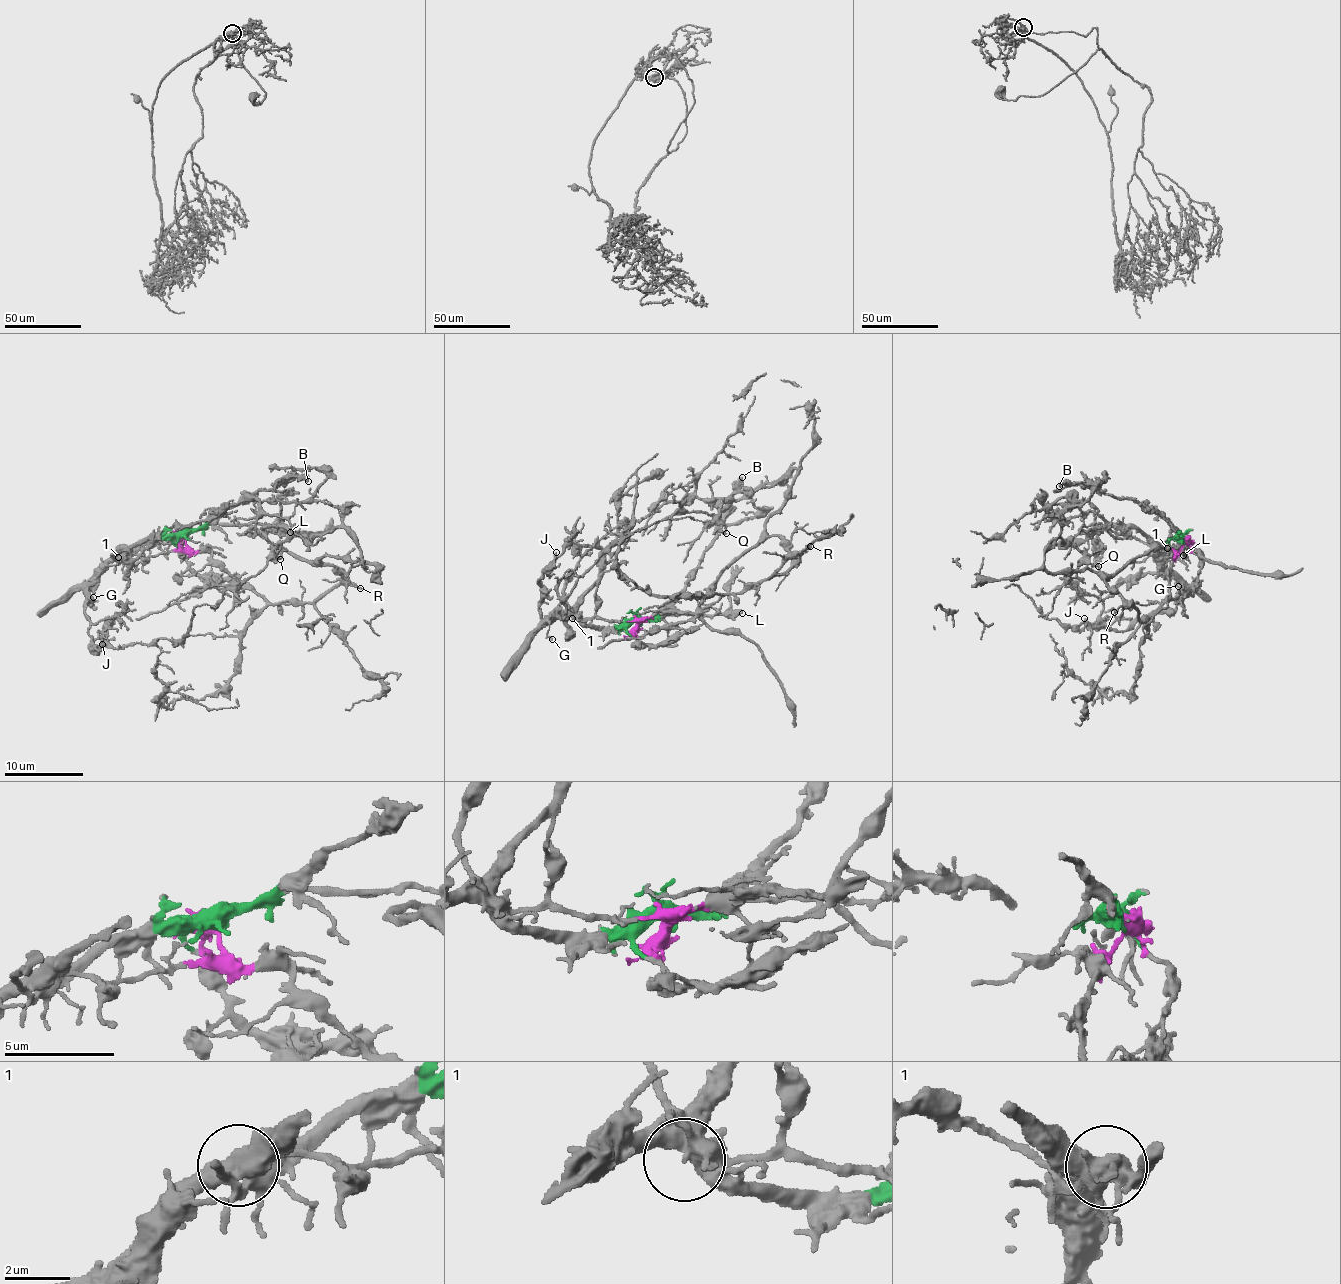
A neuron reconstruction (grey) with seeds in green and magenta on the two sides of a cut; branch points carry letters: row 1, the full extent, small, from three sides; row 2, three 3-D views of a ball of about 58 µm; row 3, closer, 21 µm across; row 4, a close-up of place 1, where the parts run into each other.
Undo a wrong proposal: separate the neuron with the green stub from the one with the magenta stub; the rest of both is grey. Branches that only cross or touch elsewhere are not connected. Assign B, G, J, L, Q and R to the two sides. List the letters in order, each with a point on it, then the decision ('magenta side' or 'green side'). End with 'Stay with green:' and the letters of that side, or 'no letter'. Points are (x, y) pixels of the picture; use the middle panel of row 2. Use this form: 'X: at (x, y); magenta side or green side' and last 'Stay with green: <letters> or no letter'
B: at (742, 477); green side
G: at (552, 639); green side
J: at (556, 552); green side
L: at (742, 613); green side
Q: at (726, 533); magenta side
R: at (810, 546); magenta side
Stay with green: B, G, J, L

